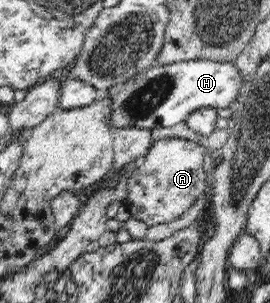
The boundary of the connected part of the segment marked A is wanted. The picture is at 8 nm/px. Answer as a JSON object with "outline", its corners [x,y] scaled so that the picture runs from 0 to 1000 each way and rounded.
{"outline":[[[622,452],[570,465],[470,594],[470,663],[459,677],[485,716],[552,749],[667,719],[763,620],[767,568],[748,551],[763,512],[756,479],[711,462]]]}

